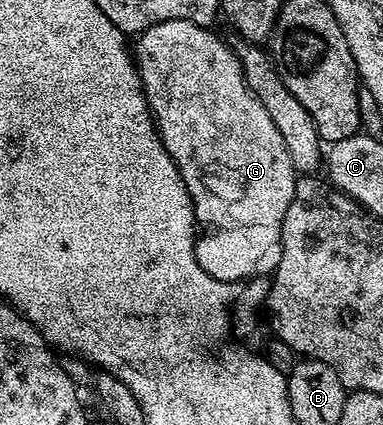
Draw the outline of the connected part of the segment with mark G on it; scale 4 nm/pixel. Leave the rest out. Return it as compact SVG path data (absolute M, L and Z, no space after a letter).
M185 19L157 23L134 38L133 56L135 66L139 69L139 78L143 84L143 94L148 107L151 108L151 116L155 119L155 130L159 133L165 151L169 151L169 155L189 191L191 201L195 205L197 263L209 275L213 275L213 279L246 283L250 277L265 277L274 274L276 267L281 263L281 231L283 230L285 211L289 211L289 203L293 199L297 174L293 163L289 163L289 151L285 151L285 142L281 139L281 131L277 131L277 123L273 123L273 119L269 119L269 115L265 111L265 107L261 107L257 95L253 95L253 91L249 91L234 48L230 44L226 45L217 34L211 32L215 31L206 25L198 25Z

